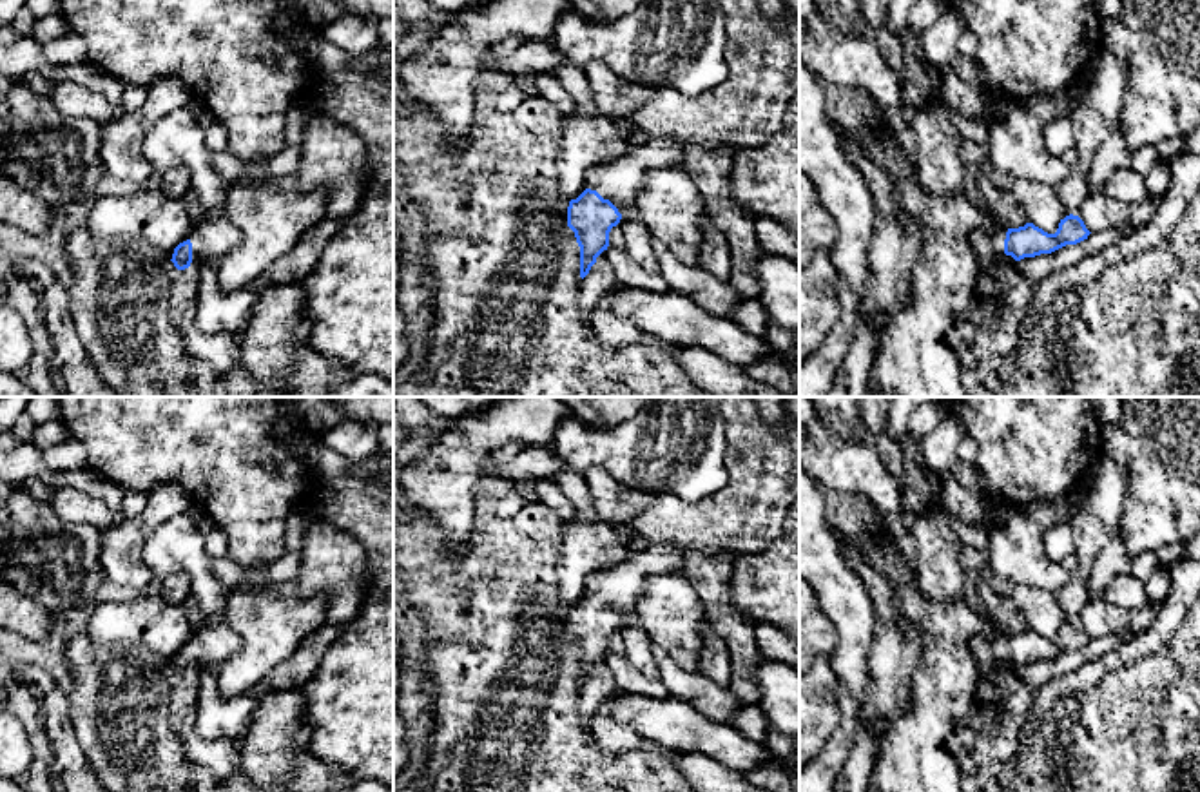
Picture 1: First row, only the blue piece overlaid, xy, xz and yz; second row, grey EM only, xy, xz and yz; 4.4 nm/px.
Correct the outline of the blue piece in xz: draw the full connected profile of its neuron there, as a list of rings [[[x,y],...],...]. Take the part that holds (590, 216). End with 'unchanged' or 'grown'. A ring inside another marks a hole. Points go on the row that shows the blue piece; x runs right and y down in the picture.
[[[649,136],[615,161],[589,169],[587,188],[569,201],[567,227],[580,246],[580,277],[584,279],[596,257],[609,246],[609,232],[624,216],[634,214],[634,203],[654,169],[678,165],[685,145]]]; grown

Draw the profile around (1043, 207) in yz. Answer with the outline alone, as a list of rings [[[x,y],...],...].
[[[1015,179],[1008,188],[1015,205],[1024,208],[1030,223],[1055,234],[1059,223],[1069,216],[1051,187],[1030,179]]]

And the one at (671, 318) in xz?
[[[622,286],[613,295],[611,312],[671,348],[702,346],[741,368],[770,359],[763,337],[750,335],[731,317],[707,314],[691,297],[674,290]]]

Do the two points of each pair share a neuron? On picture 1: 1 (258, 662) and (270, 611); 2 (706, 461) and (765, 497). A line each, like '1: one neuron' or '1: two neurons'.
1: one neuron
2: two neurons

